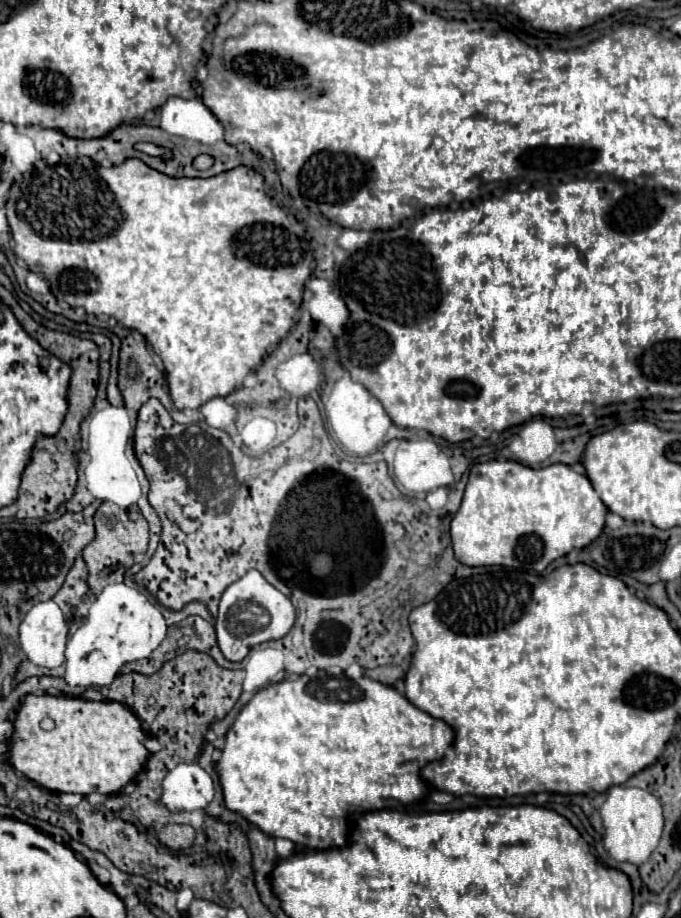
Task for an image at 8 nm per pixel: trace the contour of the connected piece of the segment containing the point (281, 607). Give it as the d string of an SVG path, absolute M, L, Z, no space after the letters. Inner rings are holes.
M251 569L241 579L233 581L221 595L219 615L215 619L217 645L225 659L233 663L243 661L255 645L271 639L283 639L291 631L293 623L295 623L293 603L273 585L269 585L259 571Z

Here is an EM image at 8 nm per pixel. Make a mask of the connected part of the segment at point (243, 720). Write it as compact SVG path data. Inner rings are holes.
M319 671L317 675L301 675L297 681L281 681L275 685L267 685L261 691L255 693L255 697L241 709L237 715L233 727L229 729L225 737L225 747L221 751L221 759L217 761L217 773L219 781L223 781L223 795L225 795L225 805L231 811L241 813L247 821L255 823L261 831L265 831L271 837L283 837L293 841L295 845L303 845L307 849L333 849L343 847L349 843L349 817L355 817L359 813L369 813L369 811L379 811L379 809L395 809L397 803L407 805L411 803L411 795L415 801L421 801L429 793L429 783L421 777L421 771L425 769L427 761L435 763L439 761L455 741L455 731L451 725L447 725L441 719L431 717L429 713L417 709L405 695L397 693L393 687L383 685L379 681L373 681L369 677L359 677L359 679L349 679L345 673L331 677L325 671Z

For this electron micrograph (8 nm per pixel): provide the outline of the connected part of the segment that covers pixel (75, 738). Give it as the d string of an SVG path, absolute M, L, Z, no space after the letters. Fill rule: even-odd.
M27 695L15 715L15 743L11 745L13 767L25 777L41 783L55 793L121 793L143 769L149 759L145 731L133 711L115 701L85 701L77 697ZM51 717L55 729L45 731L41 721Z

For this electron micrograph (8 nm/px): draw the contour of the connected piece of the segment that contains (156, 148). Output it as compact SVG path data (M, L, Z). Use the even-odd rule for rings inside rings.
M135 143L135 149L137 151L143 151L151 157L159 157L159 159L171 159L171 149L167 147L161 147L161 145L155 145L155 143Z

